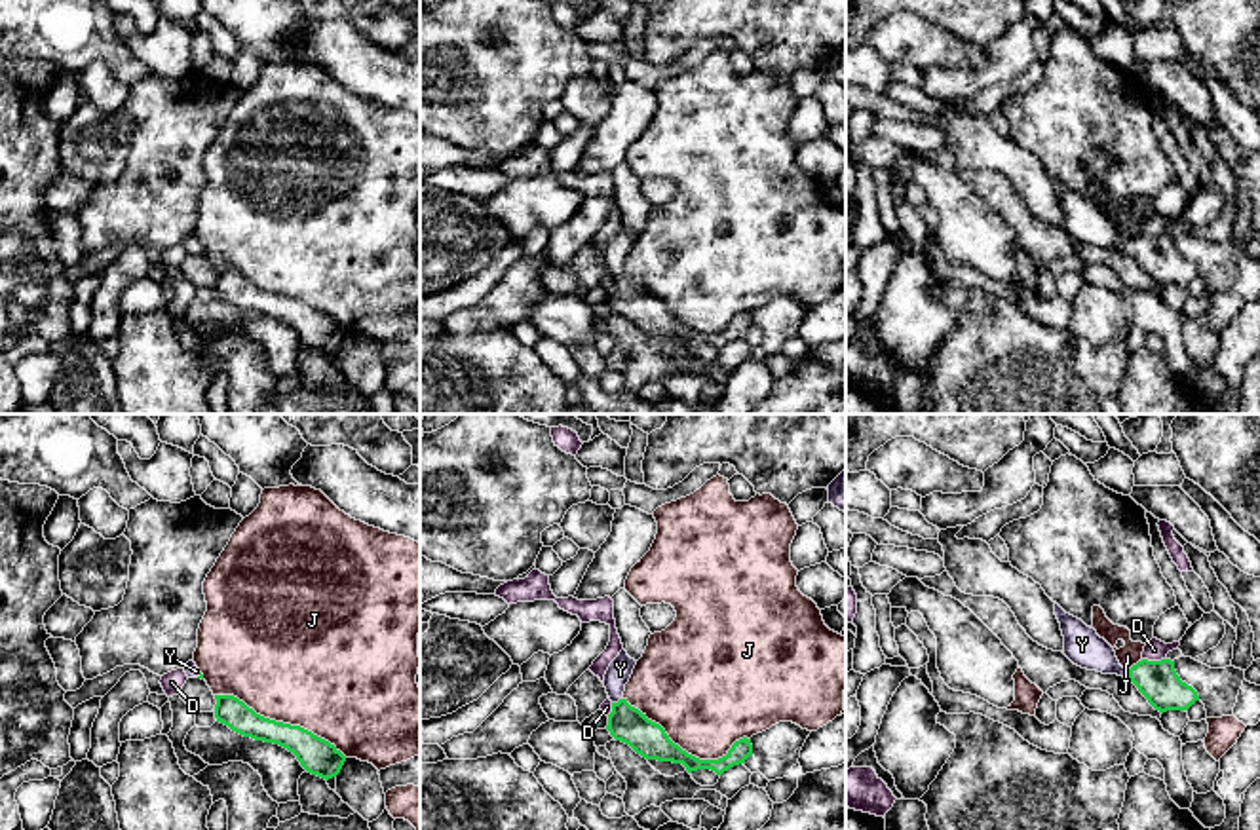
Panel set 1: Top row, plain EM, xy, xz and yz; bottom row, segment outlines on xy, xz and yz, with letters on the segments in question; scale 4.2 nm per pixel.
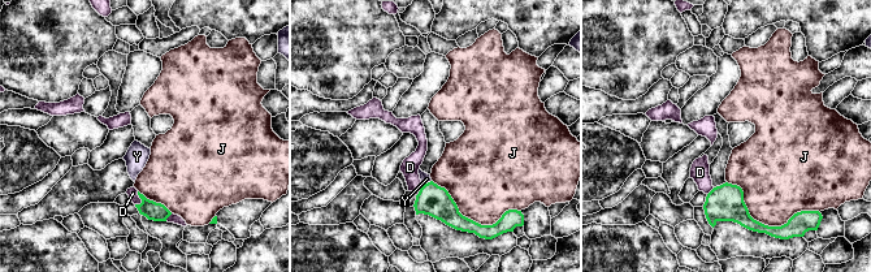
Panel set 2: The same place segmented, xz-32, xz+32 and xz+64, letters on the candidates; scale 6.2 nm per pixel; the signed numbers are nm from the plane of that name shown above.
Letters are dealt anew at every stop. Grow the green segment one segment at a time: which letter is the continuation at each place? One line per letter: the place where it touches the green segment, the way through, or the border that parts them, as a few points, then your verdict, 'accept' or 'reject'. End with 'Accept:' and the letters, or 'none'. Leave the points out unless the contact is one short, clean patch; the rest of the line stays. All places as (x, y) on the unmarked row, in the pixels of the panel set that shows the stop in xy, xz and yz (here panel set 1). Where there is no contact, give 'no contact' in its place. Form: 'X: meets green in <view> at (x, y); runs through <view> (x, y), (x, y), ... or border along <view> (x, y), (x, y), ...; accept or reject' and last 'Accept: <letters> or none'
D: meets green in yz at (1154, 236); border along yz (1143, 232), (1164, 234); reject
J: meets green in xz at (685, 325); reject
Y: meets green in xz at (618, 276); runs through xz (628, 299), (618, 276), (620, 244); accept
Accept: Y

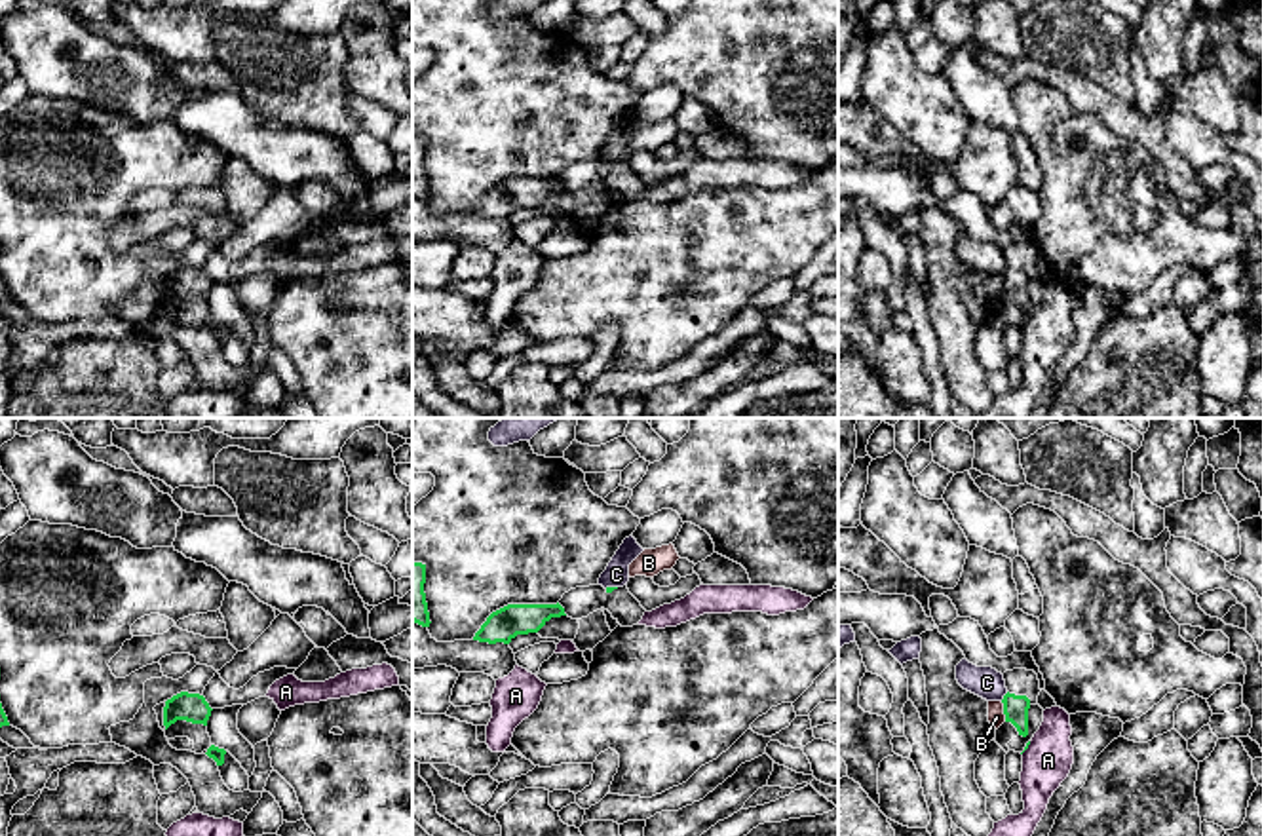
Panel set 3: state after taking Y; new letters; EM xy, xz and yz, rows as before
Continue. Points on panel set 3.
A: meets green in yz at (1027, 322); border along yz (1031, 316), (1021, 327); reject
B: meets green in yz at (1004, 285); border along yz (1000, 276), (1006, 295); reject
C: meets green in yz at (1004, 270); reject
Accept: none

